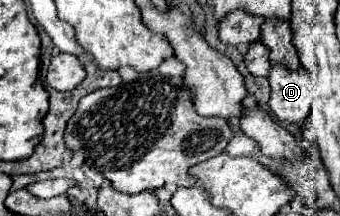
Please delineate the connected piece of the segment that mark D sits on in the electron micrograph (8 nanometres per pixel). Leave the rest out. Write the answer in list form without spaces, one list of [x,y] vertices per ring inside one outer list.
[[[273,65],[269,73],[271,99],[269,109],[281,123],[305,127],[313,103],[315,77],[307,69],[287,71],[283,65]]]

